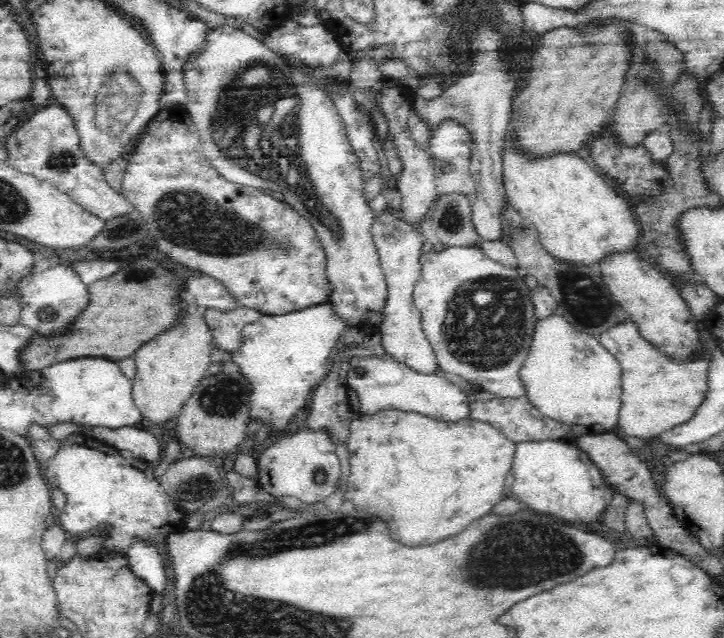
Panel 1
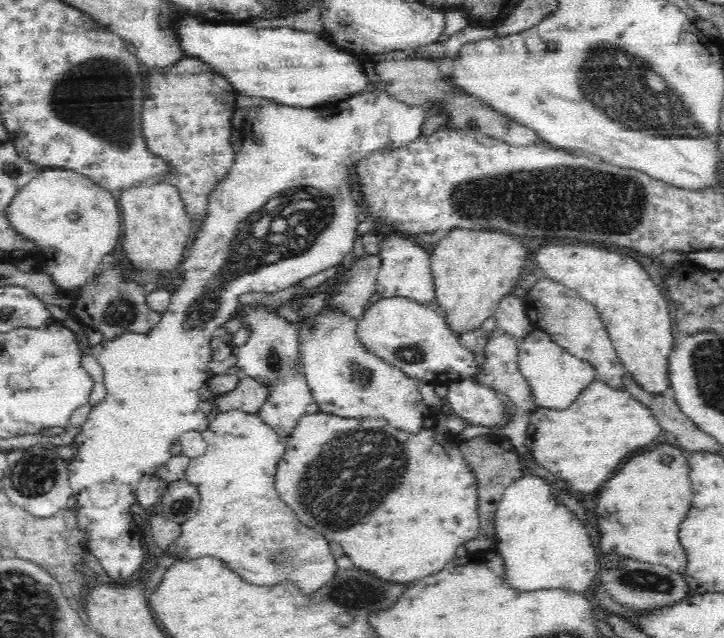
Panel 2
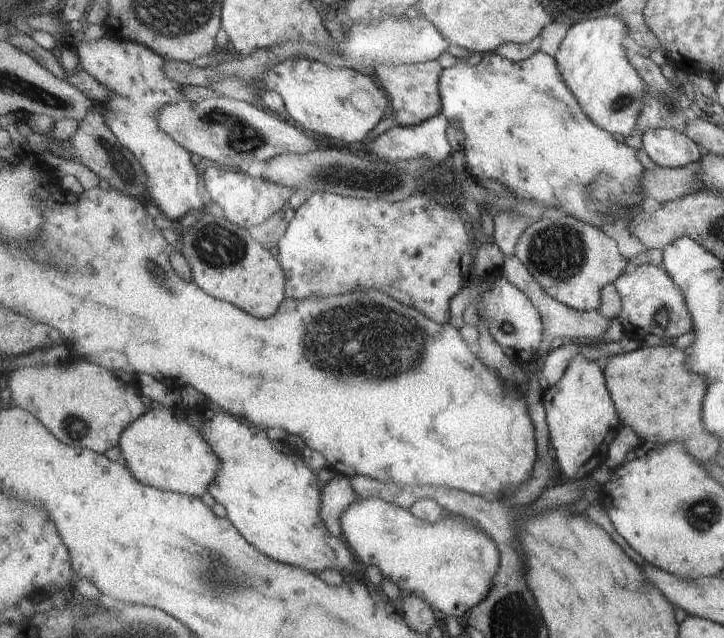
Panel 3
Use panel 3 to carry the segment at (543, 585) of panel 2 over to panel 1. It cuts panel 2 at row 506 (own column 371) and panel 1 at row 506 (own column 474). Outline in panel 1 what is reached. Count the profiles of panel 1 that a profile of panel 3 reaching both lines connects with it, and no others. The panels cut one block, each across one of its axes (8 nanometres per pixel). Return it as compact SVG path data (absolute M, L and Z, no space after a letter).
M554 440L515 443L511 466L515 480L511 490L514 499L526 508L548 512L568 522L600 522L602 514L614 501L615 490L605 481L595 462L577 445Z

